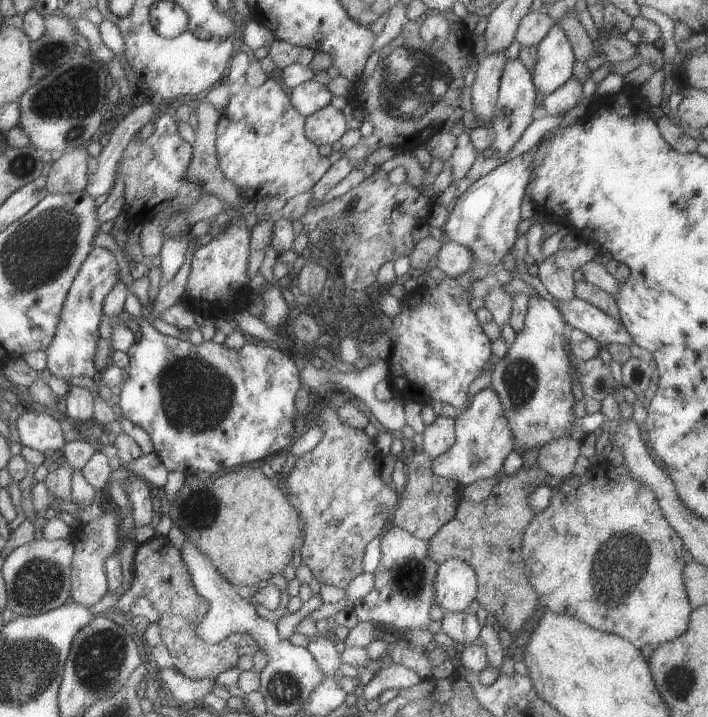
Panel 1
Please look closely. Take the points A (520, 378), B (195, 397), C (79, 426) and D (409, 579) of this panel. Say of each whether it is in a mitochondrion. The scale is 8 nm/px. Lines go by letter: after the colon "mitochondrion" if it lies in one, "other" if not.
A: mitochondrion
B: mitochondrion
C: other
D: mitochondrion

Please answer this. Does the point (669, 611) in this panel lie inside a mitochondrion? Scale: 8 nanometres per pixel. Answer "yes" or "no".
no

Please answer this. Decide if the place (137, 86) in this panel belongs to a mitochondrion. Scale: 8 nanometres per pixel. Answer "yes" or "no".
no

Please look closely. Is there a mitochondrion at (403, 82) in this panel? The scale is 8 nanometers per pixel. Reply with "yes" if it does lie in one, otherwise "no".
yes

